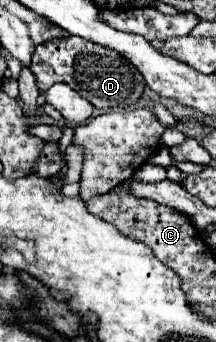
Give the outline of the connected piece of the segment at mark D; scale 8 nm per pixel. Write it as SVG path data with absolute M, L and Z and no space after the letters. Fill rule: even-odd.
M78 36L48 40L46 44L38 45L32 56L30 70L36 76L40 92L48 90L56 82L66 82L76 92L82 92L82 96L96 108L128 108L142 96L144 90L142 74L130 62L122 60L118 52L100 48L98 44Z

